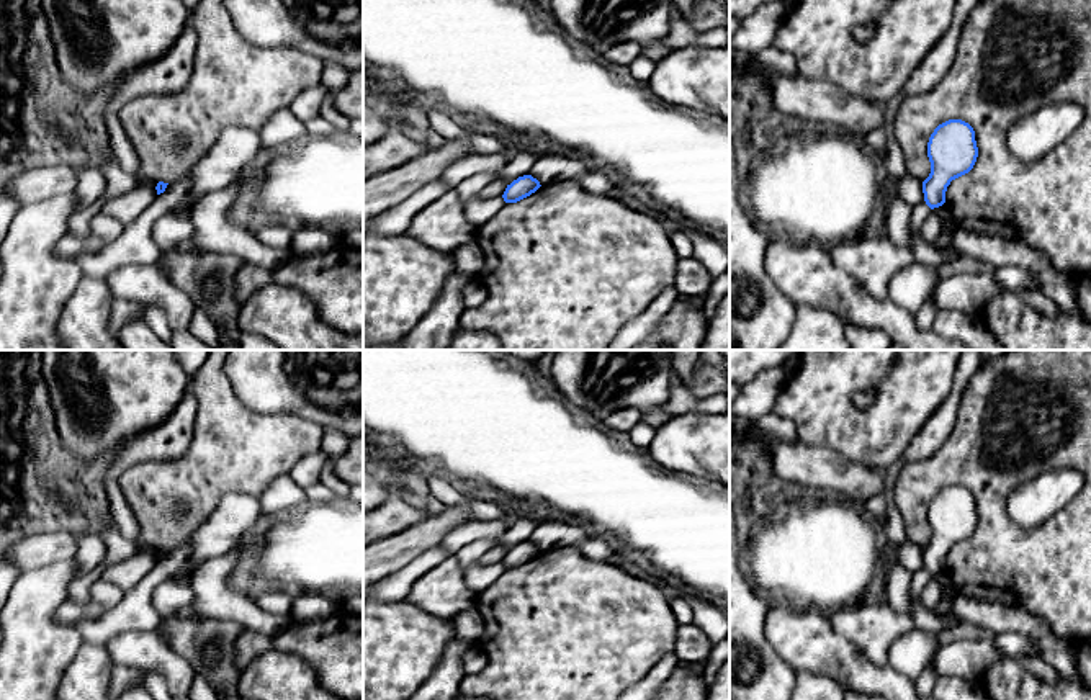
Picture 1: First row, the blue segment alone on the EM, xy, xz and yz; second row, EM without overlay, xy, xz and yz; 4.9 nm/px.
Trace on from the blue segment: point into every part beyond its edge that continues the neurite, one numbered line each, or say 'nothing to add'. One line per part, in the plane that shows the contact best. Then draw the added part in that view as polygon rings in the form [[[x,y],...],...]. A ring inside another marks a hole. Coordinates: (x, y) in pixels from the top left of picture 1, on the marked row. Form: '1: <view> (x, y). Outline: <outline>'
nothing to add

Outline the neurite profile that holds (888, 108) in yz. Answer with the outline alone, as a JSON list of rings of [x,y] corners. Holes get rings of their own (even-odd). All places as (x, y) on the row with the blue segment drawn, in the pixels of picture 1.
[[[896,95],[888,101],[875,103],[875,105],[883,113],[883,119],[885,119],[883,131],[887,134],[887,139],[895,139],[895,116],[901,105],[901,95]]]

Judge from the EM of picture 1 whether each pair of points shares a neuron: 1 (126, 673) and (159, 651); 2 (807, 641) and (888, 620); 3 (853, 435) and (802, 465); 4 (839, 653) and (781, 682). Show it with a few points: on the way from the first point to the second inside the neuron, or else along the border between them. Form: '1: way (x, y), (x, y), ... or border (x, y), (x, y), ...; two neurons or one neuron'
1: border (115, 664), (130, 664), (146, 673); two neurons
2: border (828, 617), (831, 625), (869, 658); two neurons
3: border (799, 440), (830, 447), (864, 465); two neurons
4: border (769, 643), (795, 673); two neurons

